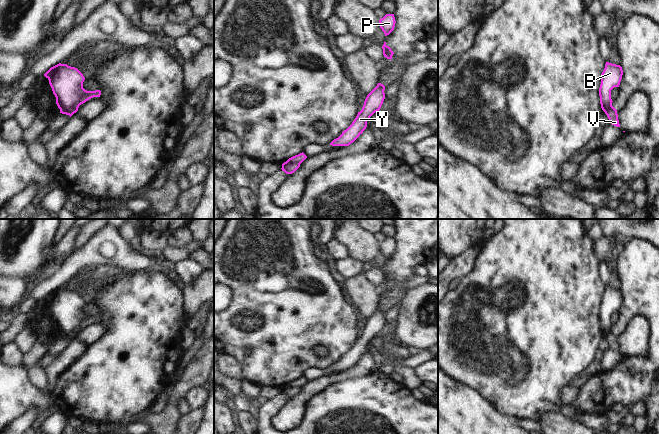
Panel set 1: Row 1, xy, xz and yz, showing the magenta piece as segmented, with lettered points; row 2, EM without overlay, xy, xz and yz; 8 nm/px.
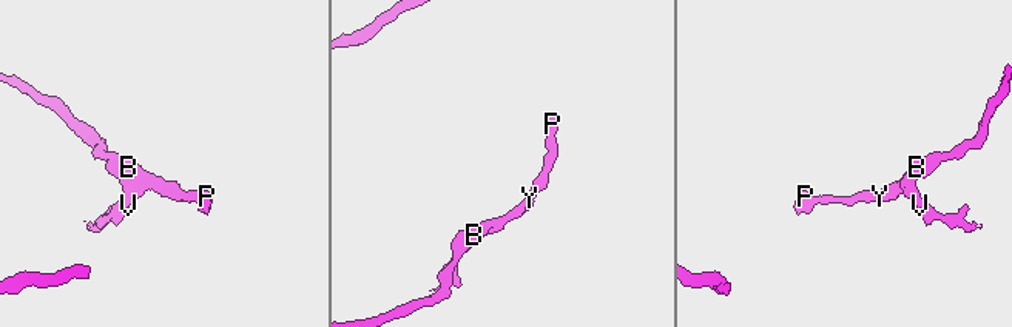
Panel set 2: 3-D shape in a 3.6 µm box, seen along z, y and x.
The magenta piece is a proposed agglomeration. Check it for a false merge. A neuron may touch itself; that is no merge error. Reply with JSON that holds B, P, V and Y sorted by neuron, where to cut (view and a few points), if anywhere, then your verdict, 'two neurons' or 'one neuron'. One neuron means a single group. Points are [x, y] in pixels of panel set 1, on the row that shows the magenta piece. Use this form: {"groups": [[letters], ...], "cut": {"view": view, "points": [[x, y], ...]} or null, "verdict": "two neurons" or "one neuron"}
{"groups": [["B", "P", "Y"], ["V"]], "cut": {"view": "xy", "points": [[87, 91], [75, 107], [60, 110]]}, "verdict": "two neurons"}

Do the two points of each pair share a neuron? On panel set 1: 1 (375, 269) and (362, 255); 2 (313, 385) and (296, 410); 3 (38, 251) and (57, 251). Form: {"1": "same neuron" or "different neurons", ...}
{"1": "different neurons", "2": "same neuron", "3": "different neurons"}

